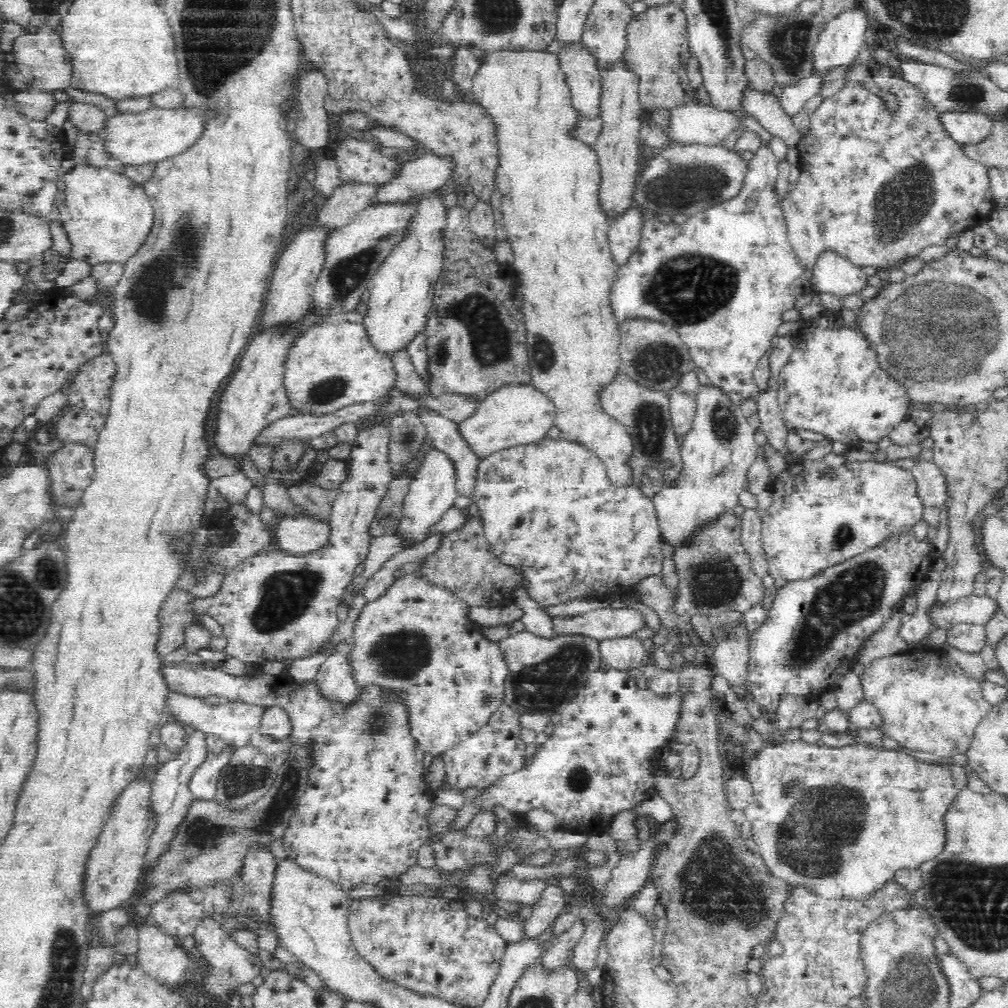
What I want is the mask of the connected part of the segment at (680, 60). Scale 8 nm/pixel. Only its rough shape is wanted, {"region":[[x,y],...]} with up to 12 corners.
{"region":[[683,9],[634,17],[620,61],[644,111],[692,98]]}

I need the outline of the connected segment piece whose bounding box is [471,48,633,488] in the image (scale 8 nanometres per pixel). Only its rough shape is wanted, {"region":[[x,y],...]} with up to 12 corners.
{"region":[[553,48],[496,52],[472,94],[532,388],[561,438],[633,481],[600,392],[617,268],[593,149]]}

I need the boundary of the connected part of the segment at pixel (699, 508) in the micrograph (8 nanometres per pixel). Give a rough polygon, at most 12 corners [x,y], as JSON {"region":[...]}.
{"region":[[701,386],[682,467],[653,496],[666,546],[738,507],[754,429]]}

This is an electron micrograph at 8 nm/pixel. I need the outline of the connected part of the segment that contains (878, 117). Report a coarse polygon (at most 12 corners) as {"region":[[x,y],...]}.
{"region":[[887,63],[809,114],[804,269],[896,267],[993,212],[989,168]]}

